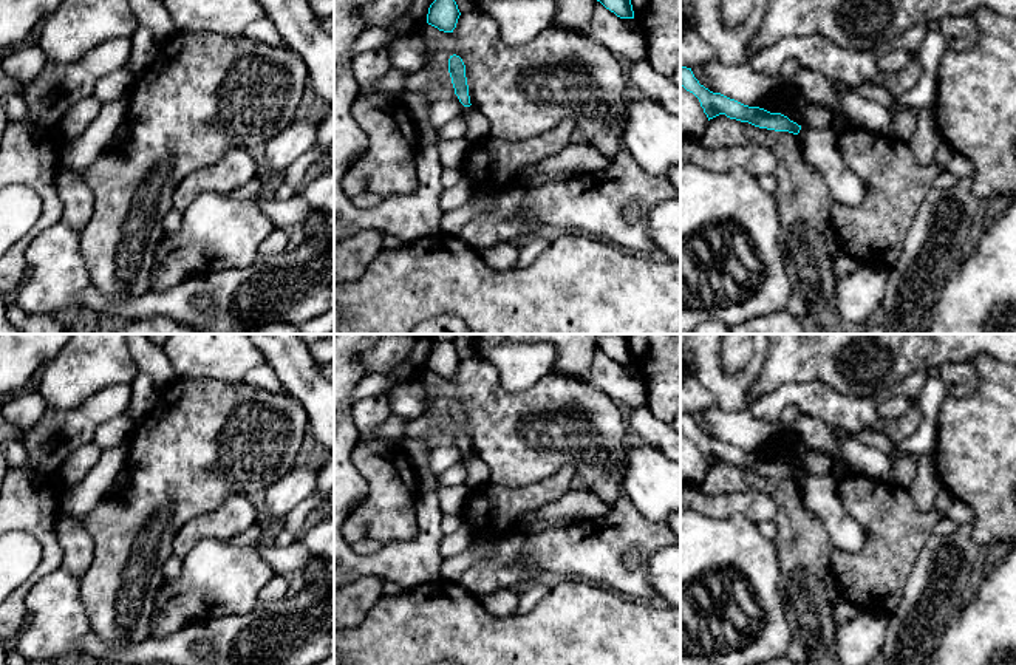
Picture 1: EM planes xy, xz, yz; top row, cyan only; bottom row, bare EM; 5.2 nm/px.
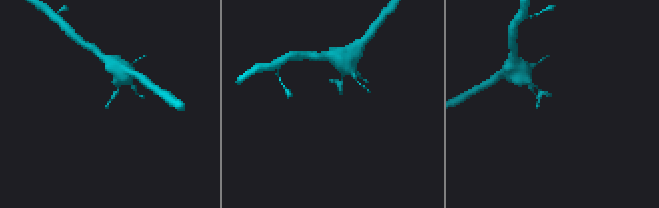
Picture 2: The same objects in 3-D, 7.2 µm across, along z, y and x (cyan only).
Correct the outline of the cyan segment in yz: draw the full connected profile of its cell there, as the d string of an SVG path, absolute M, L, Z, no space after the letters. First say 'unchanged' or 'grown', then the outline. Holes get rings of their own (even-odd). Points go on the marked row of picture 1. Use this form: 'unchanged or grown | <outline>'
unchanged | M680 66L680 85L699 99L708 121L719 114L725 114L730 119L748 122L759 128L789 131L793 135L798 135L801 130L801 125L781 113L770 113L759 107L748 107L721 93L710 91L699 84L691 68Z

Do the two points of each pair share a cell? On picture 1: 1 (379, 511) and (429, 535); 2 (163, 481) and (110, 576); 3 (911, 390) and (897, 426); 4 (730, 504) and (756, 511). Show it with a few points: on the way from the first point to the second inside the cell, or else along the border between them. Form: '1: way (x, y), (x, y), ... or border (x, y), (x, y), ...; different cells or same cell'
1: border (418, 494), (418, 534), (409, 540), (384, 545); different cells
2: way (153, 504), (132, 531), (126, 552); same cell
3: way (914, 399), (914, 412), (906, 419); same cell
4: way (736, 504), (750, 504); same cell

